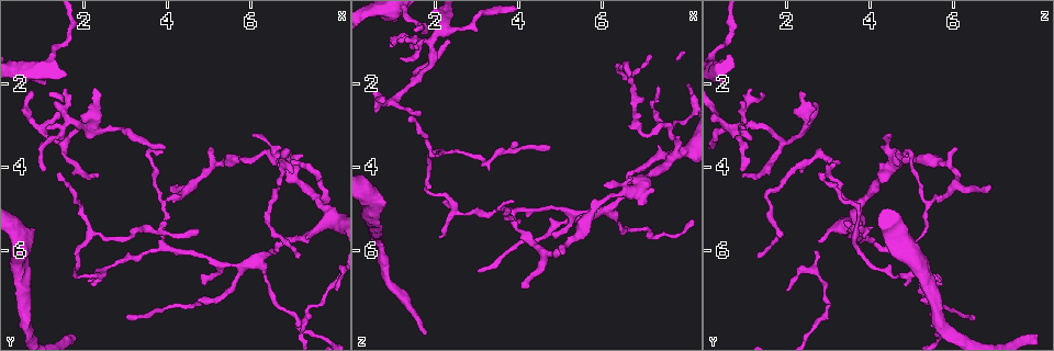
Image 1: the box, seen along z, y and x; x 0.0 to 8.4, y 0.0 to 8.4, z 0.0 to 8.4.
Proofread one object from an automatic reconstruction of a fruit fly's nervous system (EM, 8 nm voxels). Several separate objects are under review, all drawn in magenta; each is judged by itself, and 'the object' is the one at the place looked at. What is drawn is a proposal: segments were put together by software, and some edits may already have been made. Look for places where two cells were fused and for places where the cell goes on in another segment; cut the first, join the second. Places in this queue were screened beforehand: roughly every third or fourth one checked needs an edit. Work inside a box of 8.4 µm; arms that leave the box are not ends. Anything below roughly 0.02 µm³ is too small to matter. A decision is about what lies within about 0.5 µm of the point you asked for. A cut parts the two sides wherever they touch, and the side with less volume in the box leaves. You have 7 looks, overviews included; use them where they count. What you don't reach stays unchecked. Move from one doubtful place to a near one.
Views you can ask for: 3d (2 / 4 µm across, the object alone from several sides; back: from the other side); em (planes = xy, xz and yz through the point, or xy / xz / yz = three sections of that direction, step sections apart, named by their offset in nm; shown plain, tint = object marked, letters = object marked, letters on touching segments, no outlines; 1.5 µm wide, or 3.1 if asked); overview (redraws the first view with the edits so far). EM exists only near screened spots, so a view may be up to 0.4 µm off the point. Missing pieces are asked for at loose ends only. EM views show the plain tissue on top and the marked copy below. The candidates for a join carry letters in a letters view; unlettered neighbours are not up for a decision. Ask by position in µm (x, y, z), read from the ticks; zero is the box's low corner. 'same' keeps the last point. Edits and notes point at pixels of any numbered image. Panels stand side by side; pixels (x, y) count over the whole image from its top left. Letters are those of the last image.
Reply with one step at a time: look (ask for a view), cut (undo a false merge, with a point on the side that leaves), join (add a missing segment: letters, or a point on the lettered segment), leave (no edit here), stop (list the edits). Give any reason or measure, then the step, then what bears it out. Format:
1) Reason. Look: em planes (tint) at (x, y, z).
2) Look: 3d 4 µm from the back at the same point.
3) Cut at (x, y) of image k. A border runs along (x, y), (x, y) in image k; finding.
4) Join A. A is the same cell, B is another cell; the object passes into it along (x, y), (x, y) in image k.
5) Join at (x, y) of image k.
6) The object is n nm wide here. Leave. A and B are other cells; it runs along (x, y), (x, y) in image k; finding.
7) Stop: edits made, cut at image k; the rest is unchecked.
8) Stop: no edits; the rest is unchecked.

An open end. Look: em xy step 4 (letters) at (1.65, 2.50, 2.60).

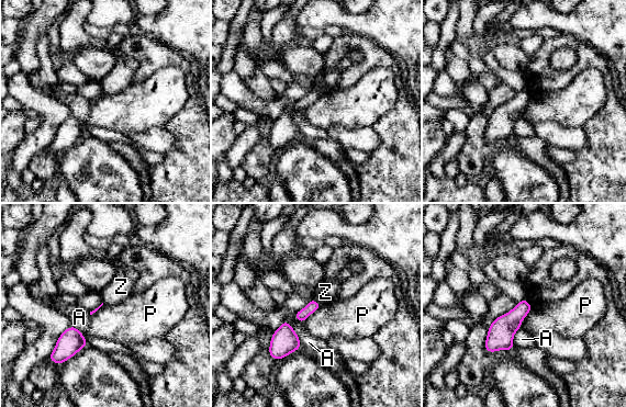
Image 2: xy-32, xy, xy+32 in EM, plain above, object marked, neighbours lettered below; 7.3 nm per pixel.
Leave. A, P and Z are other cells; a border runs along (532, 307), (521, 323), (520, 328) in image 2; no lettered segment goes on from it.

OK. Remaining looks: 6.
Arms part here. Look: em planes (letters) at (1.95, 3.05, 1.00).

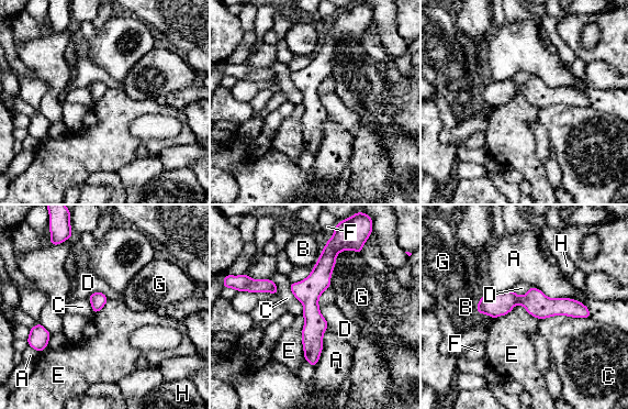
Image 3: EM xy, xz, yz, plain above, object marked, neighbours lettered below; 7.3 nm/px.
Leave. A, B, C, D, E, F, G and H are other cells; it runs along (339, 230), (312, 287), (306, 355) in image 3; one cell here.

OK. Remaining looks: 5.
Long arm stops here. Look: em yz step 8 (tint) at (7.10, 6.20, 1.35).

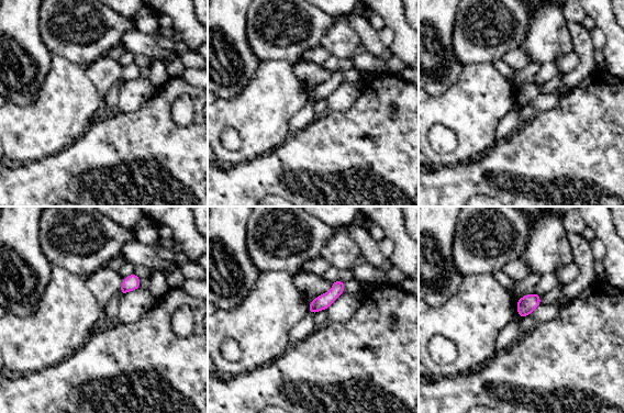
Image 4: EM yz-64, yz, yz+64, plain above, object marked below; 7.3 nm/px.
Look: em planes (tint) at the same point.

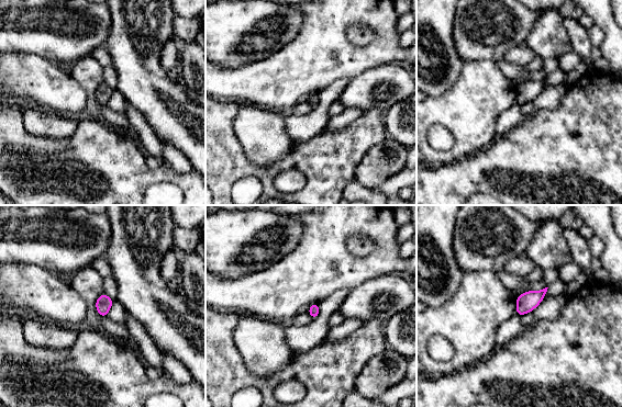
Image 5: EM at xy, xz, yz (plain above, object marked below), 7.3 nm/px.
Look: em planes (letters) at the same point.

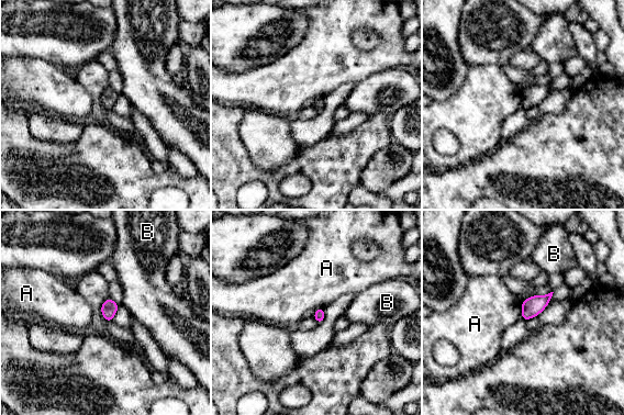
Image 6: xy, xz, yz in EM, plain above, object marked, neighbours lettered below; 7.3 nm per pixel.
The object is 80 nm wide here. Leave. A and B are other cells; a border runs along (522, 303), (520, 316) in image 6; none of them fits.

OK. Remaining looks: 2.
Stop: no edits; the rest is unchecked.

